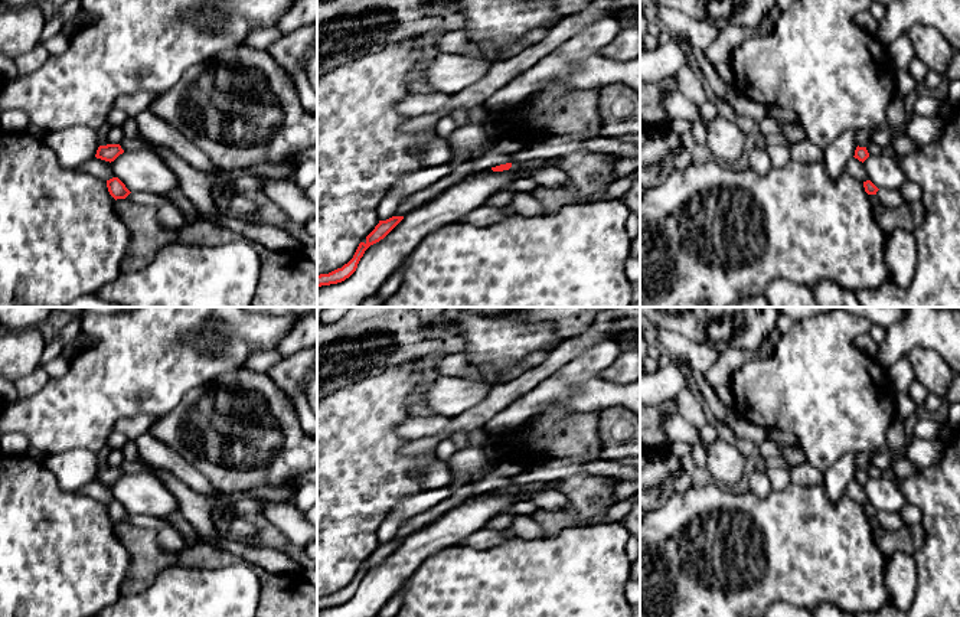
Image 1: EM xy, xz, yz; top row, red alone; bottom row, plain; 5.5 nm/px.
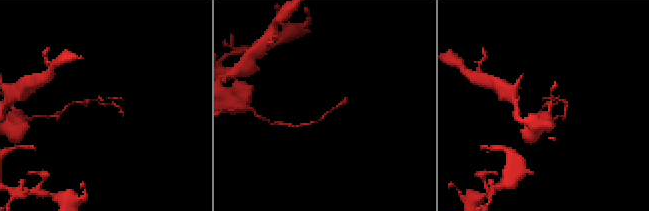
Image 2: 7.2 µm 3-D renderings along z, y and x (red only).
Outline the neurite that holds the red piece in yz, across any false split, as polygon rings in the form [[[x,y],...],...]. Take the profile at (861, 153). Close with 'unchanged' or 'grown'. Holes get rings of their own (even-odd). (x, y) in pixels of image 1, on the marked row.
[[[856,147],[855,156],[849,159],[845,173],[850,174],[852,177],[858,179],[863,183],[865,192],[868,195],[876,195],[879,190],[868,177],[866,170],[863,167],[863,161],[869,157],[866,147]]]; grown

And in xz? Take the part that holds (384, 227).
[[[479,150],[470,159],[458,161],[457,167],[451,170],[450,174],[425,187],[424,190],[412,195],[411,197],[405,199],[399,205],[395,216],[386,221],[379,221],[375,229],[359,244],[353,258],[347,264],[329,274],[317,275],[317,287],[337,284],[349,278],[356,271],[360,258],[370,245],[383,239],[404,219],[406,213],[427,205],[428,202],[440,196],[443,192],[445,192],[448,187],[457,185],[458,182],[470,176],[473,173],[471,160],[480,157],[483,153],[484,151]]]; grown

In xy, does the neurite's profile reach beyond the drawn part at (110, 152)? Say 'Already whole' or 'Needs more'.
Needs more

